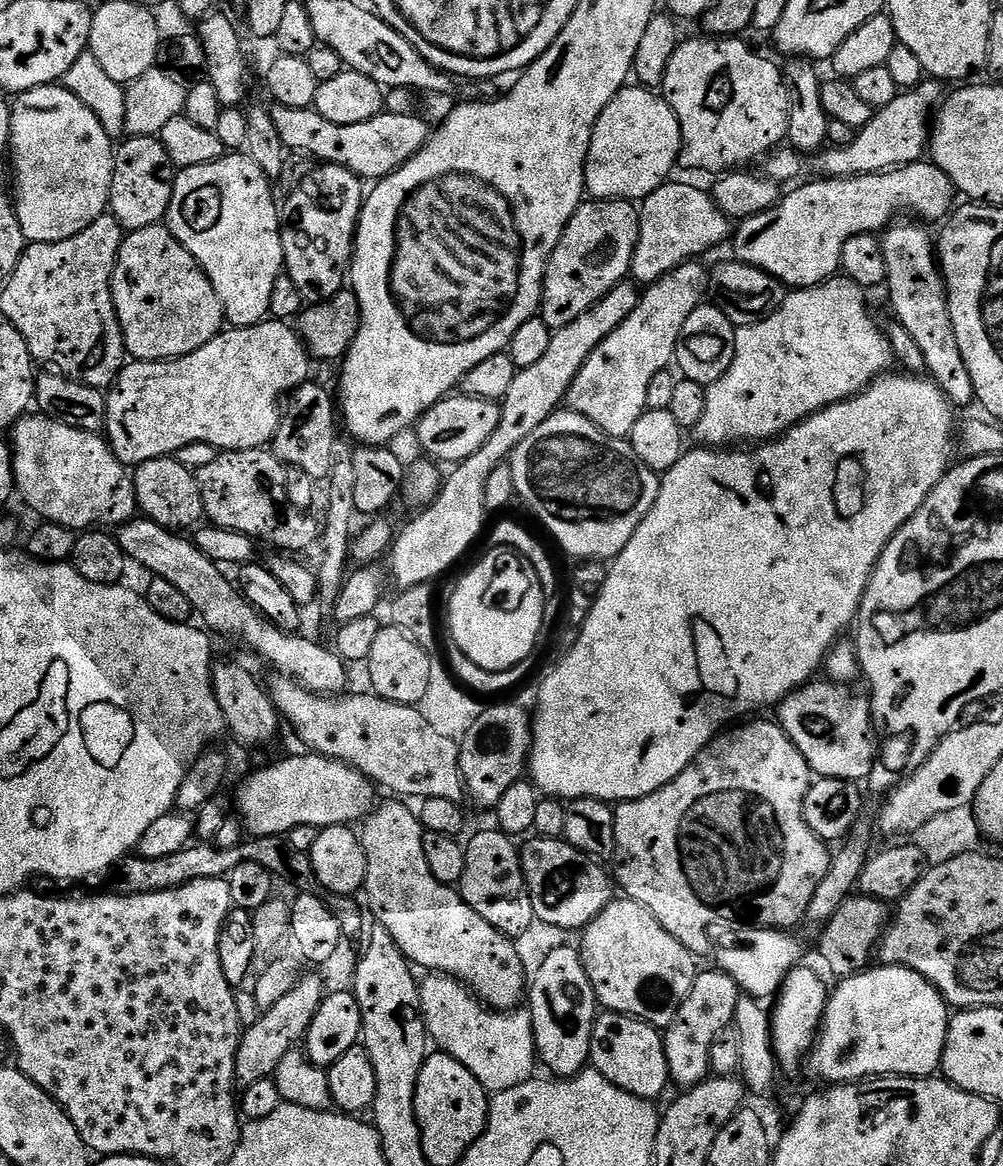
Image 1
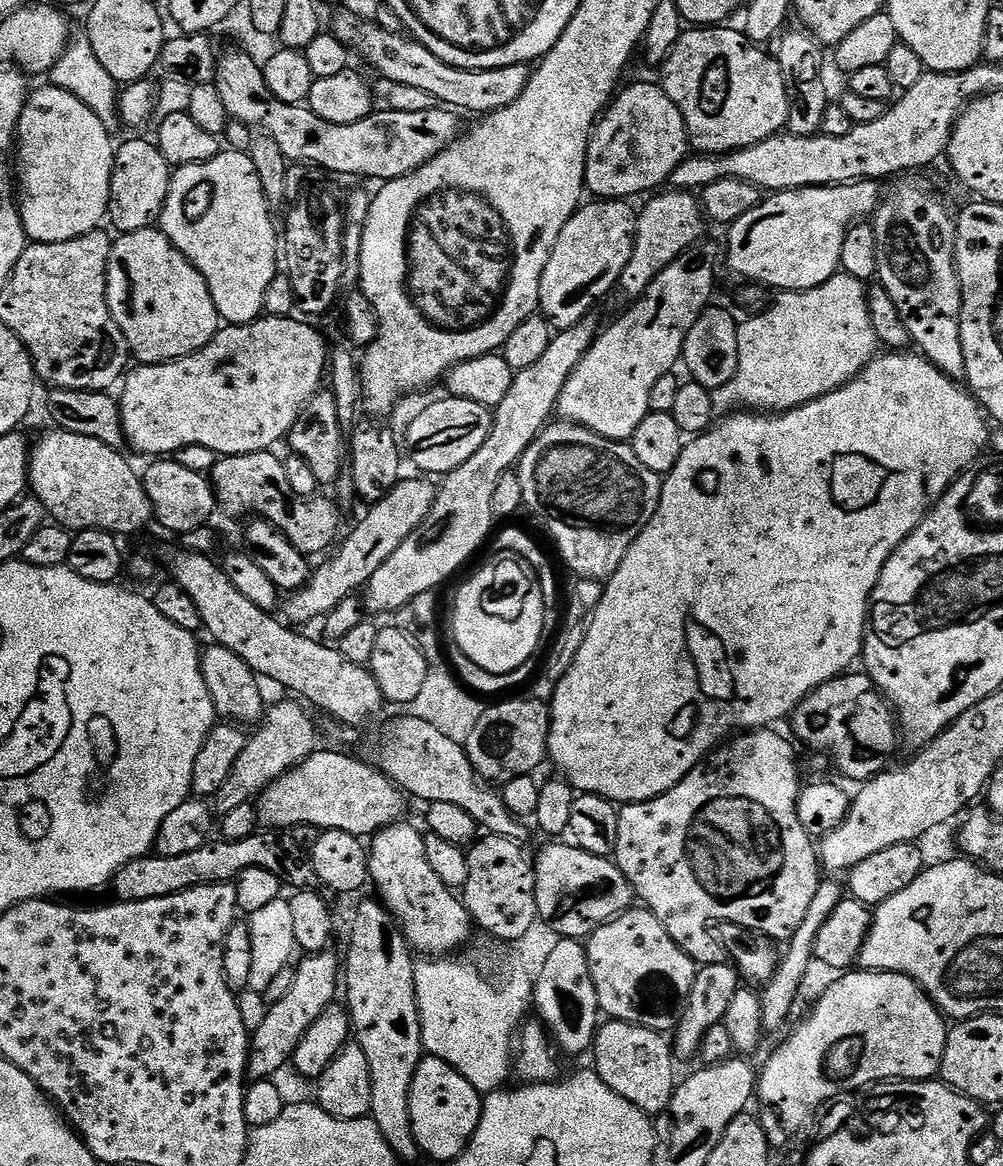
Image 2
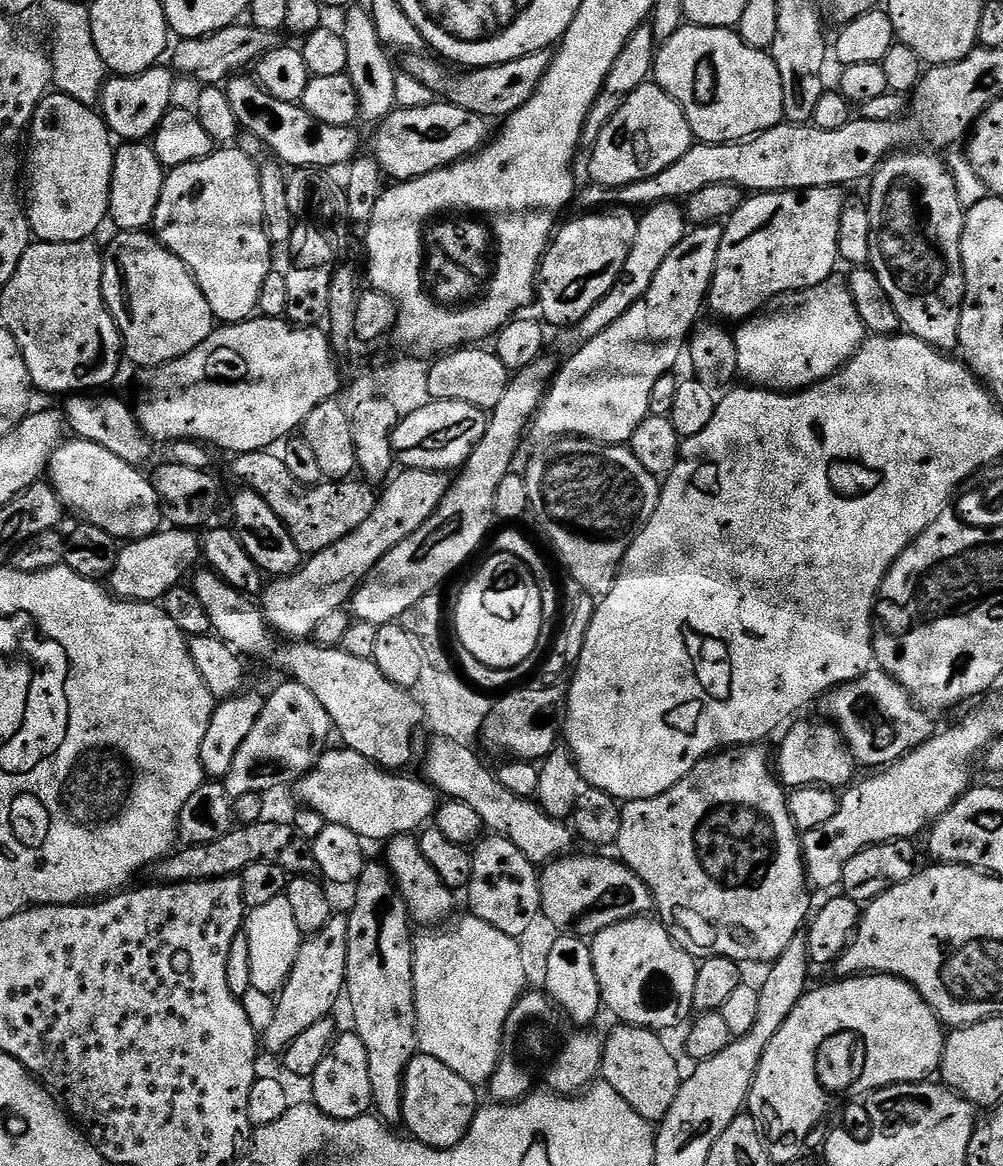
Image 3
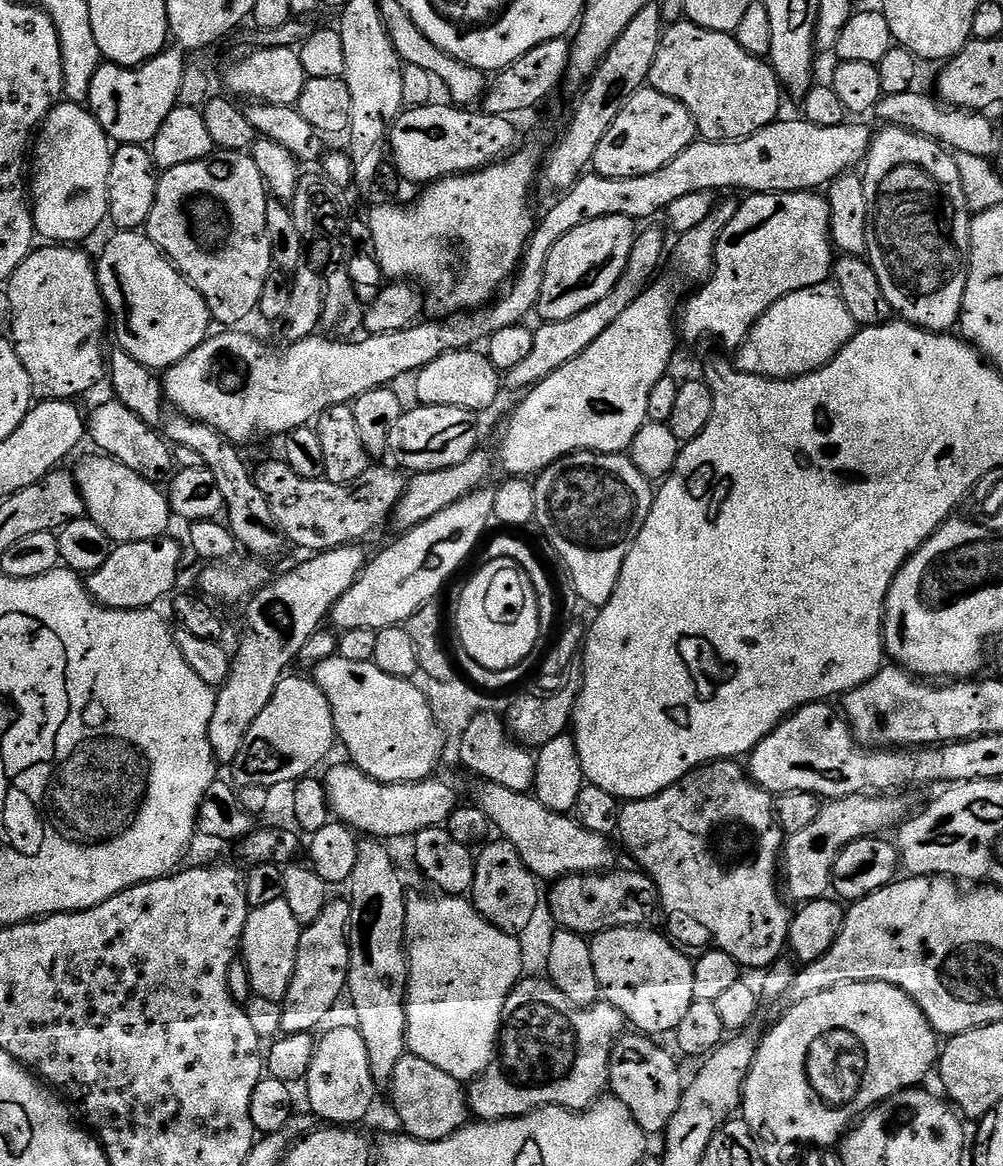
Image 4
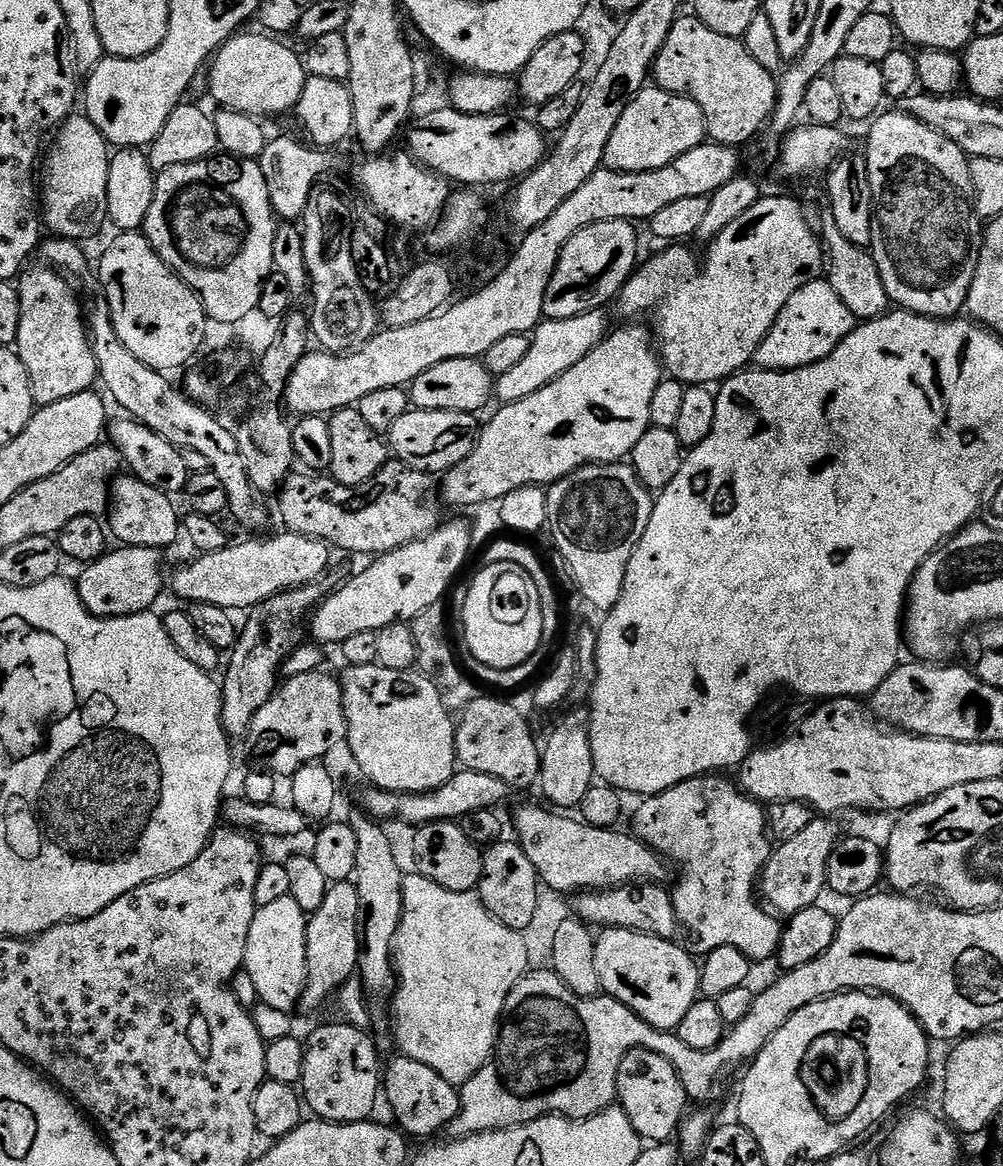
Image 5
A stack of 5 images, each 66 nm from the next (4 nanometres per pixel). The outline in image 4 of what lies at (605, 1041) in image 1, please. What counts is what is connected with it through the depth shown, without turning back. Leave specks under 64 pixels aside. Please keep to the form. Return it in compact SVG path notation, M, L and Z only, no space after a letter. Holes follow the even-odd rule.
M625 1034L616 1041L610 1058L608 1082L611 1095L620 1100L630 1114L634 1114L634 1122L642 1126L645 1134L667 1132L670 1118L674 1118L686 1087L685 1081L680 1081L677 1057L672 1057L666 1049L656 1044L659 1043L655 1039L644 1034Z

